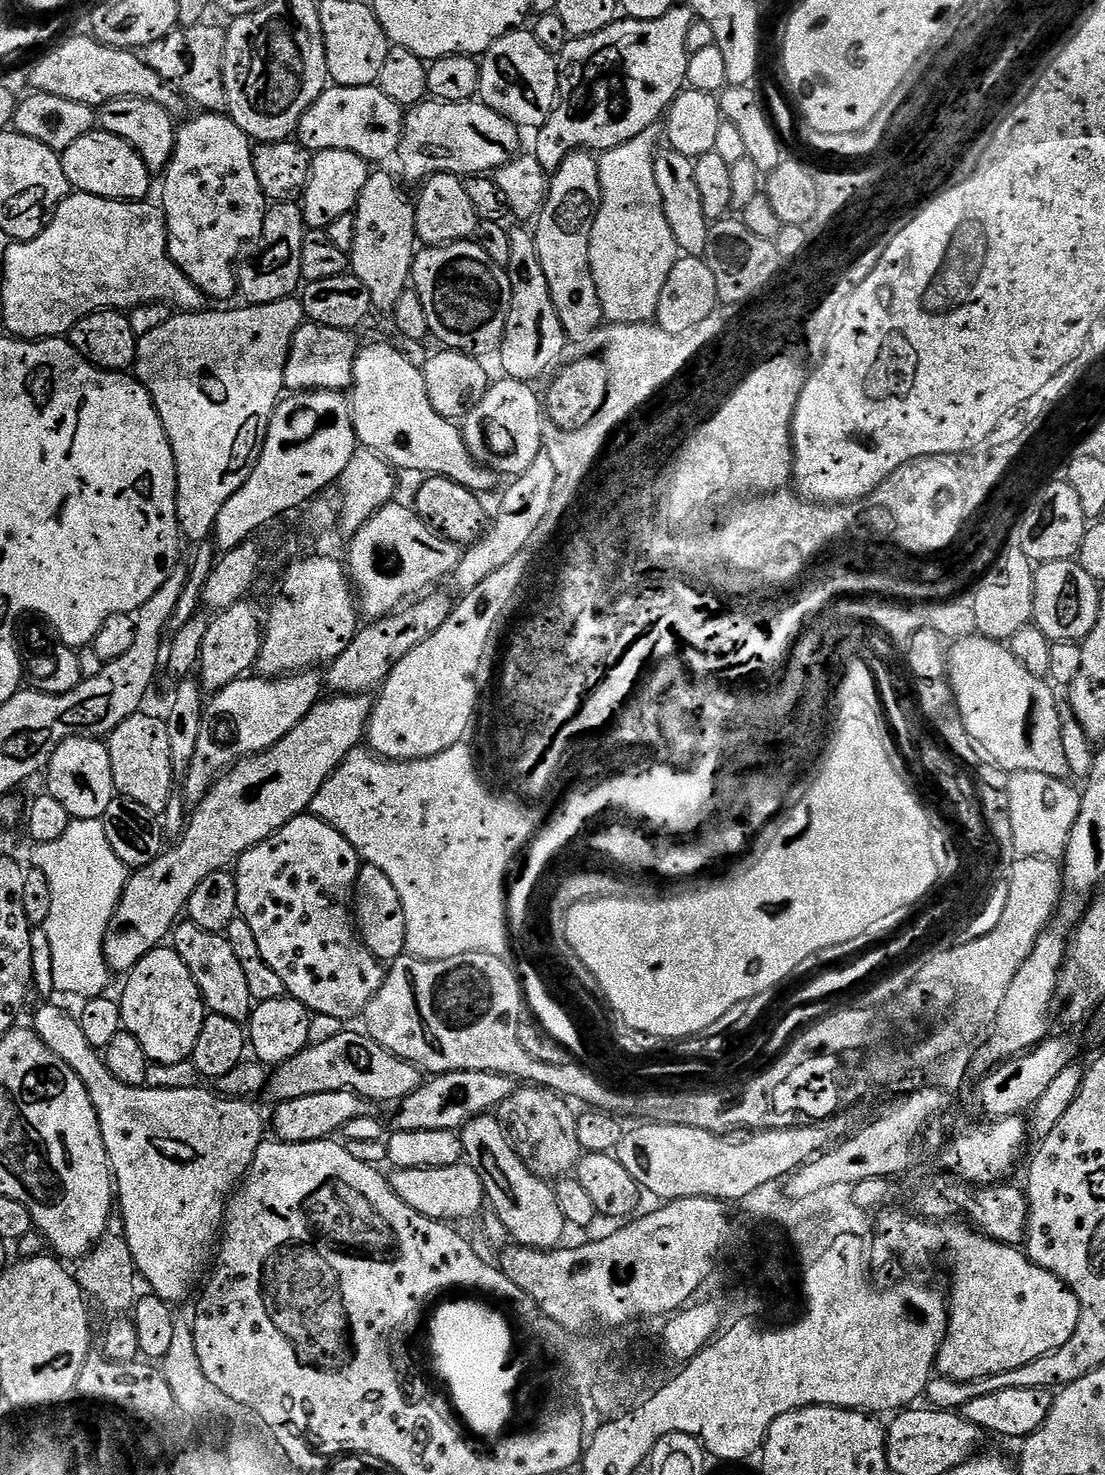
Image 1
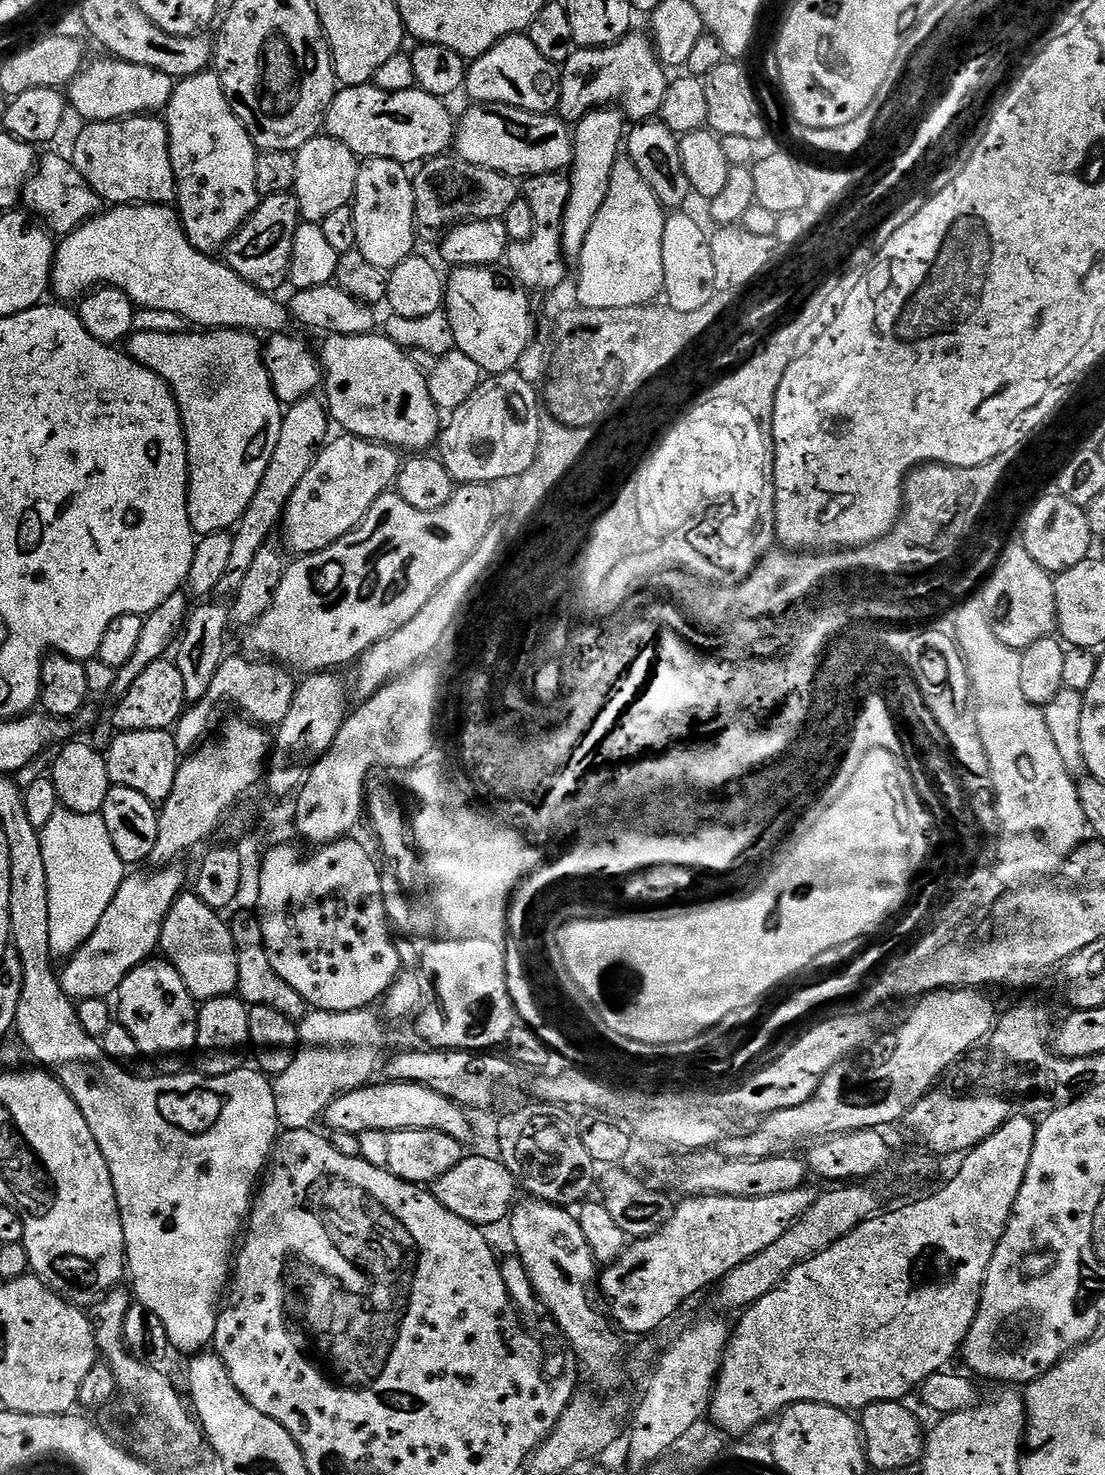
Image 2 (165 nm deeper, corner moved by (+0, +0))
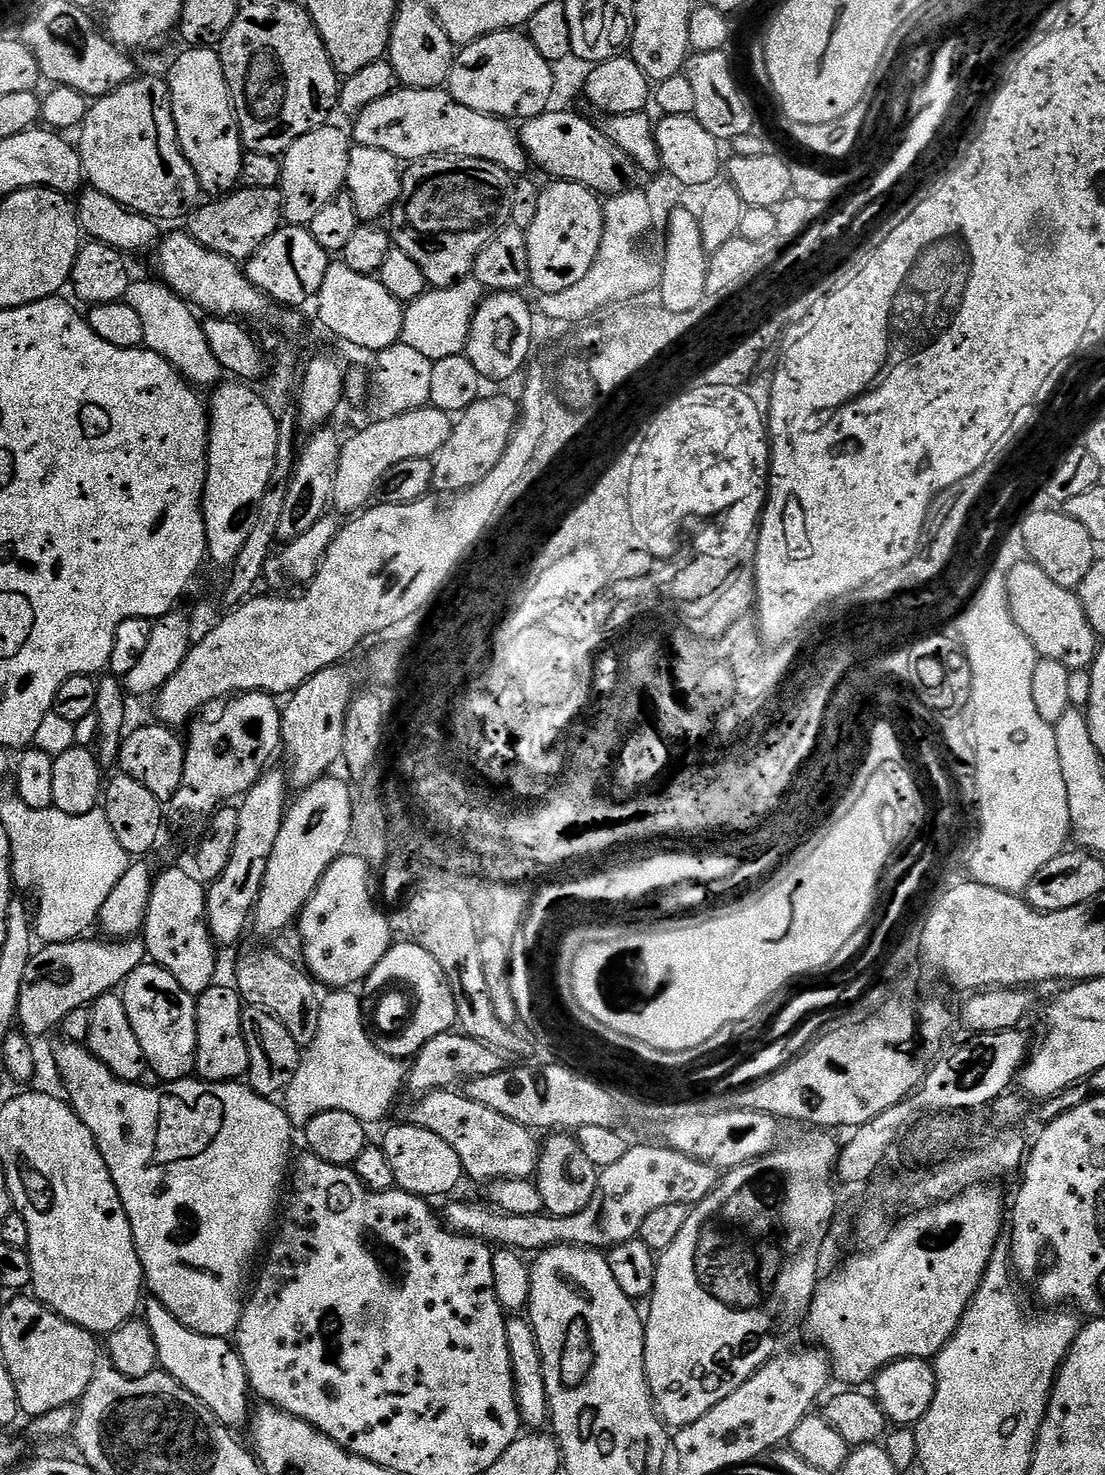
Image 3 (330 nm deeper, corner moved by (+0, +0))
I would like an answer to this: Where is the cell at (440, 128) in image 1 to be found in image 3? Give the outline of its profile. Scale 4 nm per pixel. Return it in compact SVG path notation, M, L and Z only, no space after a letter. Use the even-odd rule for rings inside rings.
M549 110L541 116L535 116L533 120L523 121L518 132L520 143L528 151L528 159L533 165L536 164L544 172L549 172L549 177L558 180L572 180L575 184L584 184L589 190L601 197L617 196L620 192L629 191L638 177L636 163L626 154L626 150L619 148L610 138L606 138L603 127L591 124L584 116L576 112L555 112Z

